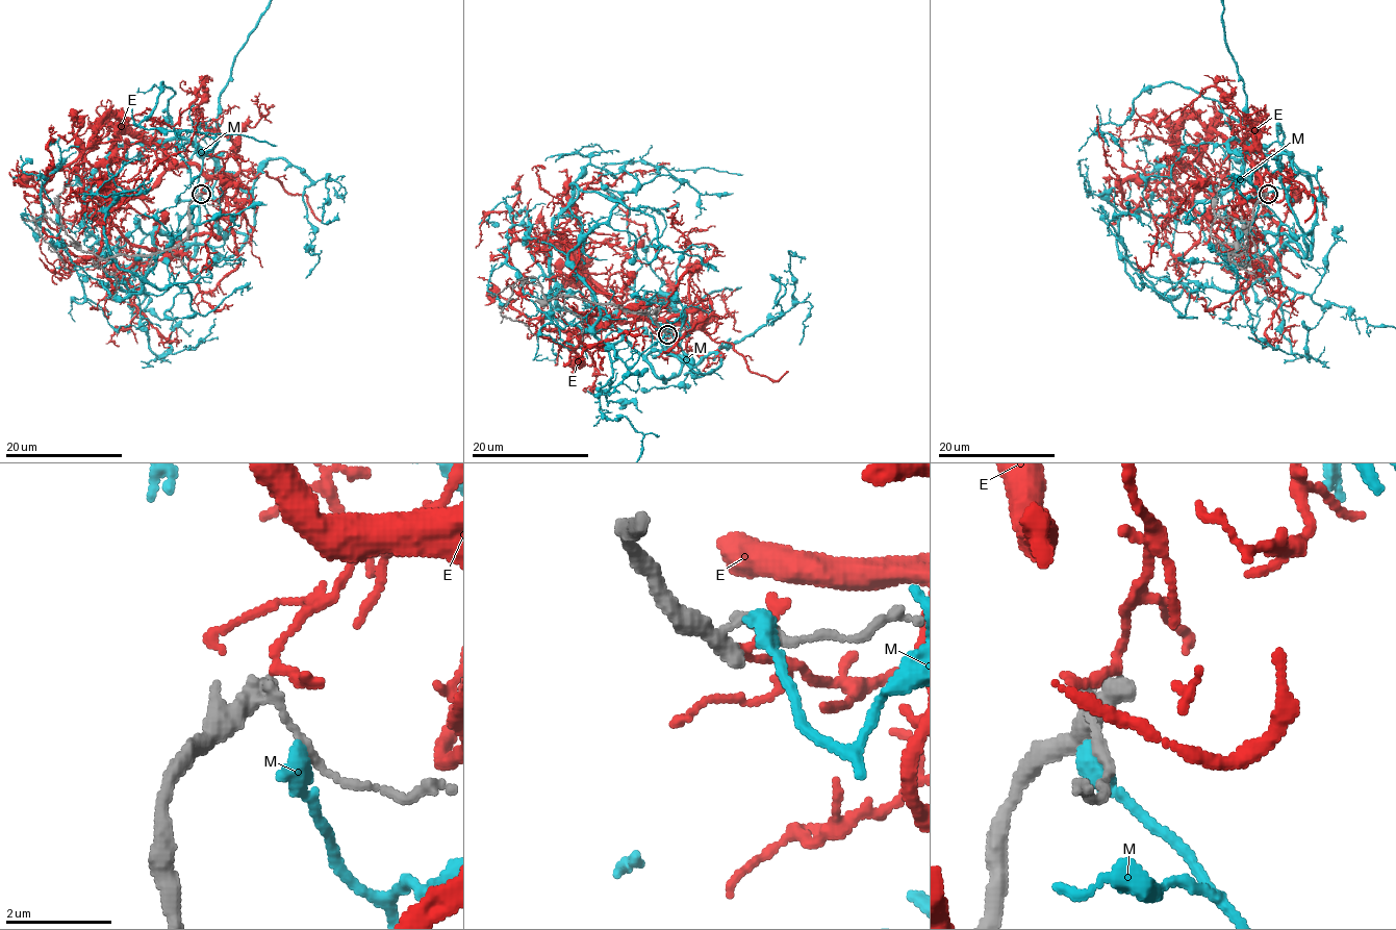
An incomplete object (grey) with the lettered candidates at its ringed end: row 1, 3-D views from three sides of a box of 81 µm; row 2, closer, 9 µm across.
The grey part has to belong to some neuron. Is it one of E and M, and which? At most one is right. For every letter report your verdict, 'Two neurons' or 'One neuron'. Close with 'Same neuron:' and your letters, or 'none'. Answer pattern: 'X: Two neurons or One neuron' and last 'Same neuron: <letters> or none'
E: Two neurons
M: Two neurons
Same neuron: none

